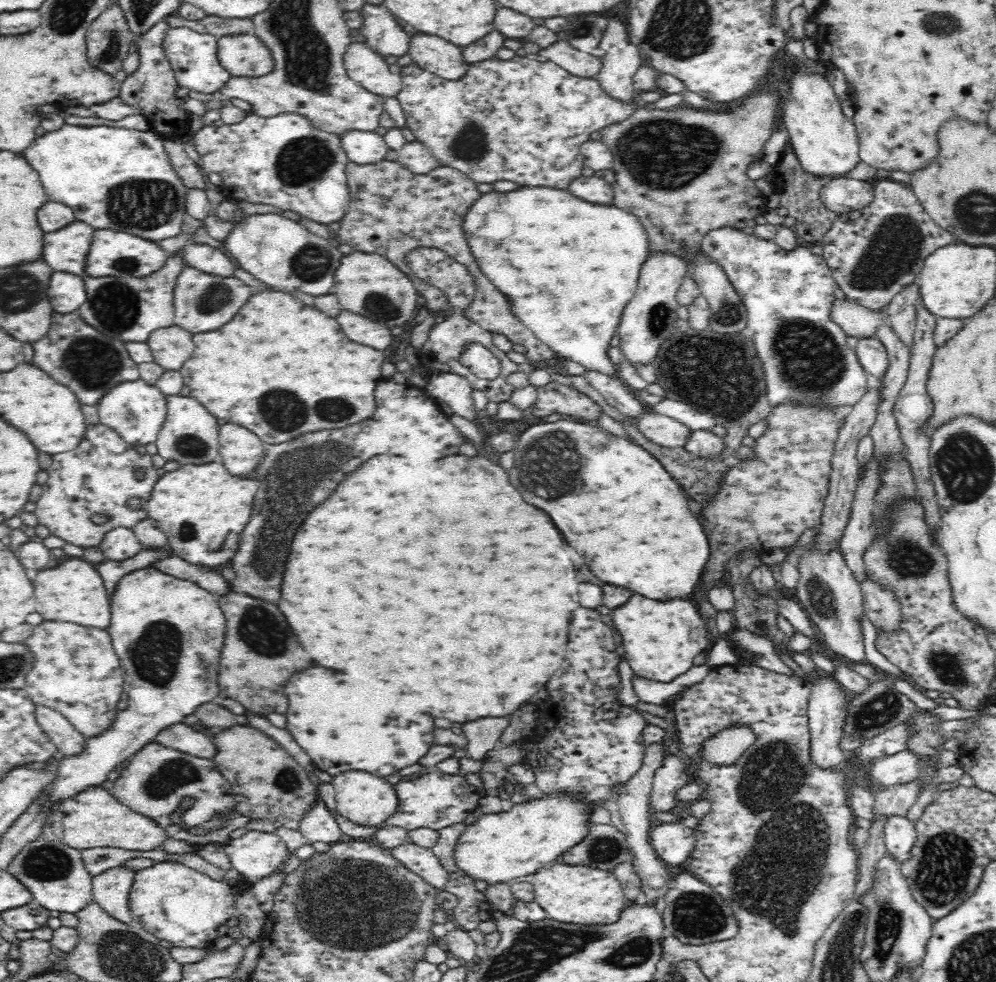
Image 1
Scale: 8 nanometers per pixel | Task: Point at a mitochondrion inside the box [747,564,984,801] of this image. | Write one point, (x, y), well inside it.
(945, 664)

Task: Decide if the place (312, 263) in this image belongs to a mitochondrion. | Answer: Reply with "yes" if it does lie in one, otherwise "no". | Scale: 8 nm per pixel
yes

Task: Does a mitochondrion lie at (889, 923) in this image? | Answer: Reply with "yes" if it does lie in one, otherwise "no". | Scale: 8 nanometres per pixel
yes

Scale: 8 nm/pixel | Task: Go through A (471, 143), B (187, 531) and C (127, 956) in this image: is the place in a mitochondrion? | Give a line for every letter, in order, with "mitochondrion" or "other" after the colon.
A: mitochondrion
B: mitochondrion
C: mitochondrion

